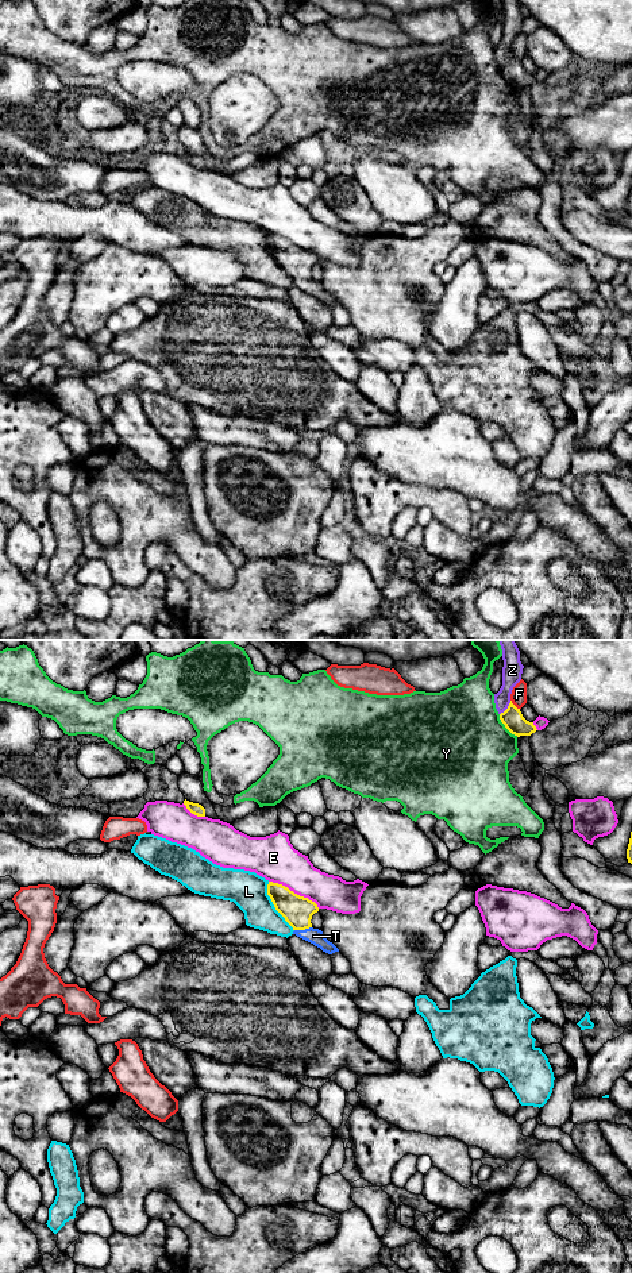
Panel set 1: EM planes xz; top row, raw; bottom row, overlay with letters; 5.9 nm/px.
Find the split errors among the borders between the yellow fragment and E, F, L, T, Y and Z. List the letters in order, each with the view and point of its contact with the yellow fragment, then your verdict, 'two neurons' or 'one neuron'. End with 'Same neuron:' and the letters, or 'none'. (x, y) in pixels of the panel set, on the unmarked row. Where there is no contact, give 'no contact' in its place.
E: contact xz (293, 245); two neurons
F: contact xz (513, 57); two neurons
L: contact xz (274, 258); two neurons
T: contact xz (303, 281); one neuron
Y: contact xz (505, 78); two neurons
Z: contact xz (508, 60); two neurons
Same neuron: T

